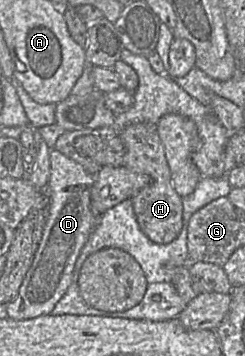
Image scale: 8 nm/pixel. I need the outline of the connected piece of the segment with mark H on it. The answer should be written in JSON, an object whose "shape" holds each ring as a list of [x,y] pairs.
{"shape":[[[135,123],[126,126],[118,135],[125,146],[122,166],[151,178],[148,186],[131,198],[137,222],[144,234],[153,242],[168,244],[175,240],[183,227],[182,197],[175,191],[165,150],[157,132],[157,125]]]}

